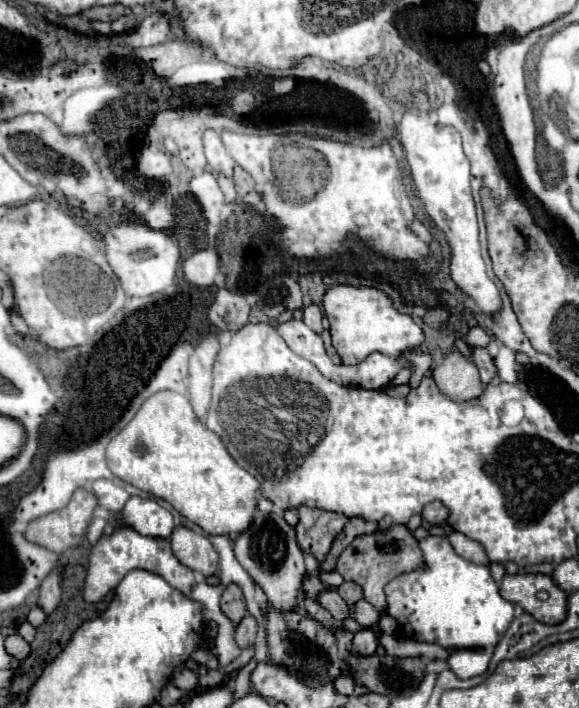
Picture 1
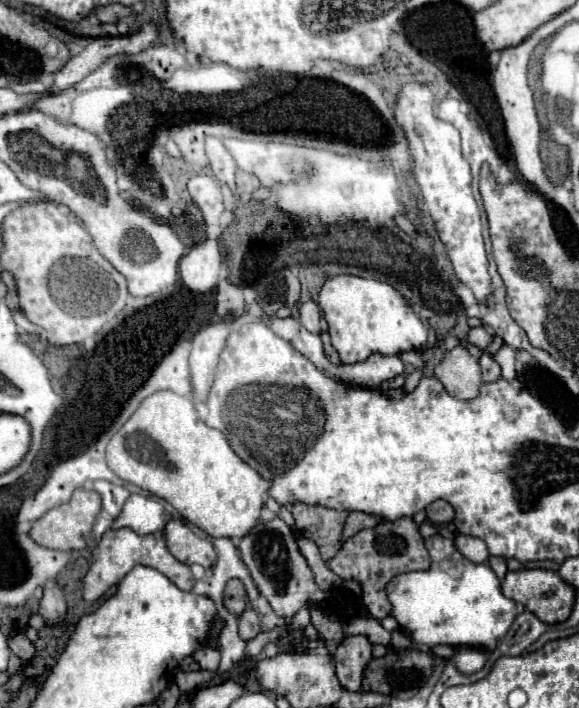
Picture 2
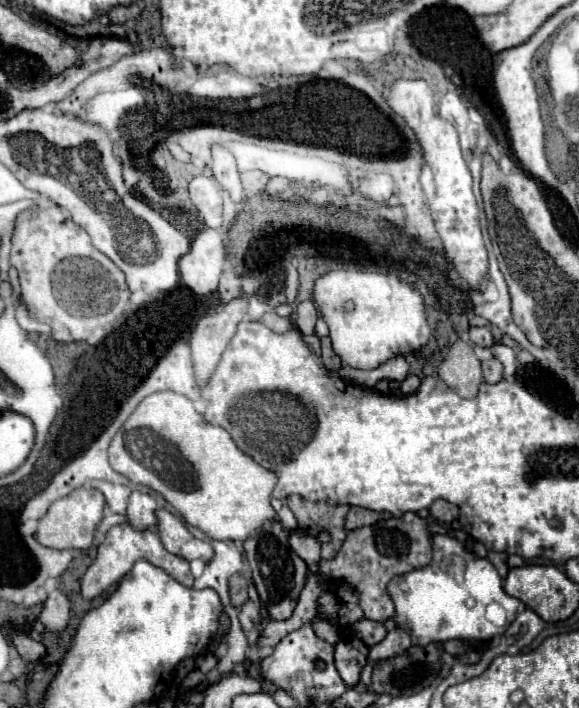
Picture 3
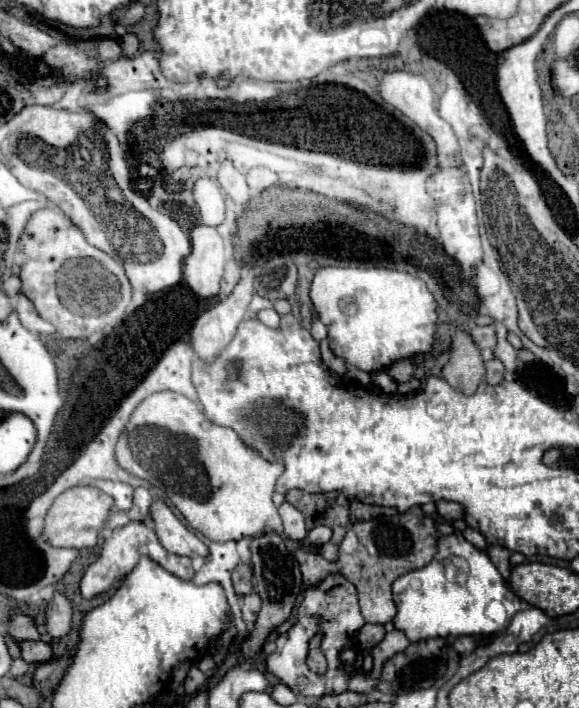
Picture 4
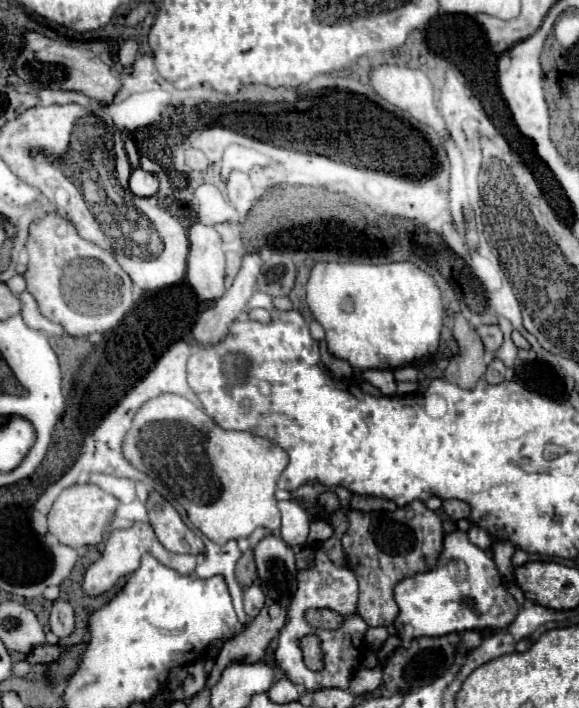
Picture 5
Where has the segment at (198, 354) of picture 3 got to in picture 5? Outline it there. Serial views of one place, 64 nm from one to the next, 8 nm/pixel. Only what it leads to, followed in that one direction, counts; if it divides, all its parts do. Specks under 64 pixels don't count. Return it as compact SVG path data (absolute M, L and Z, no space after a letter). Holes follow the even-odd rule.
M246 252L242 266L234 278L234 284L224 292L214 306L206 308L192 334L198 344L216 344L226 338L230 324L248 310L248 300L256 288L256 276L260 274L262 258L260 252Z

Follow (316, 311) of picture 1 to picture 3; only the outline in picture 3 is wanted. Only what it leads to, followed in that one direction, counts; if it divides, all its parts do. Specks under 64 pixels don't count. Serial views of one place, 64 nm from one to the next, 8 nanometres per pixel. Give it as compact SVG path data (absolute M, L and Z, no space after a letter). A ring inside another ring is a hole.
M312 300L300 302L298 304L298 318L296 318L296 326L302 334L314 334L314 324L316 324L318 312Z

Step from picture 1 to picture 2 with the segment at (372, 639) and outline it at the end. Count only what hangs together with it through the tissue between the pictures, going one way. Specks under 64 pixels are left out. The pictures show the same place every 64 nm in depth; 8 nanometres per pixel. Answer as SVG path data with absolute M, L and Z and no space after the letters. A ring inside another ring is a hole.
M346 636L334 650L334 664L340 684L358 692L362 682L362 672L366 664L372 660L372 644L366 636Z

